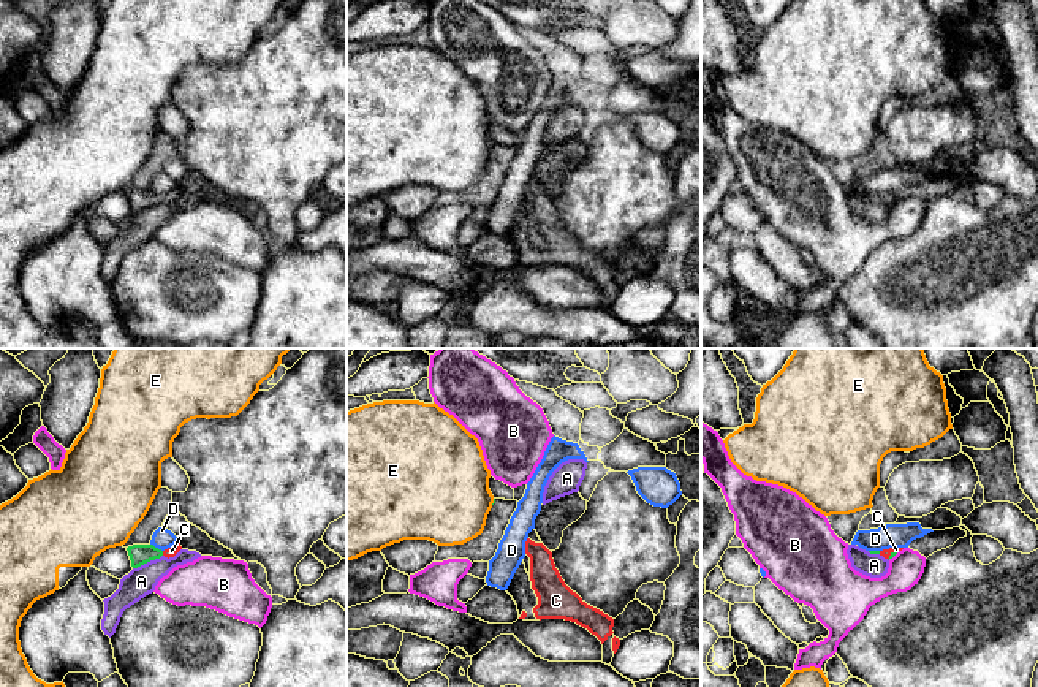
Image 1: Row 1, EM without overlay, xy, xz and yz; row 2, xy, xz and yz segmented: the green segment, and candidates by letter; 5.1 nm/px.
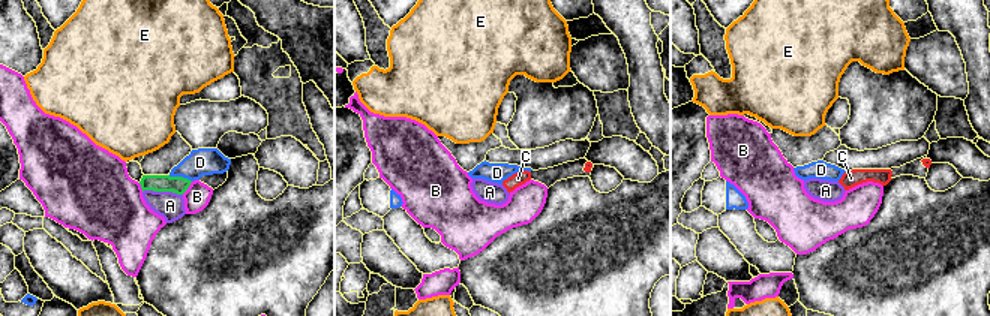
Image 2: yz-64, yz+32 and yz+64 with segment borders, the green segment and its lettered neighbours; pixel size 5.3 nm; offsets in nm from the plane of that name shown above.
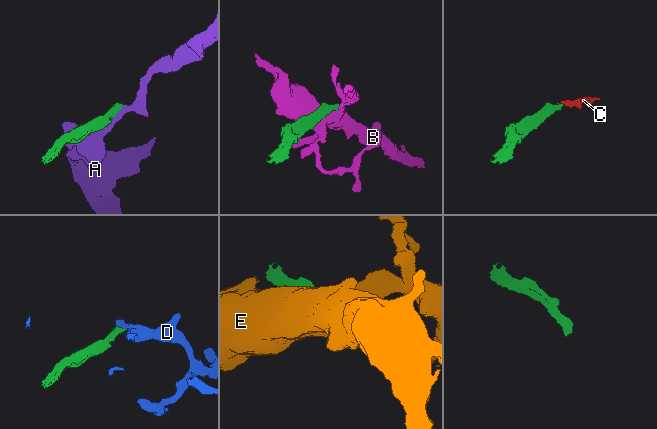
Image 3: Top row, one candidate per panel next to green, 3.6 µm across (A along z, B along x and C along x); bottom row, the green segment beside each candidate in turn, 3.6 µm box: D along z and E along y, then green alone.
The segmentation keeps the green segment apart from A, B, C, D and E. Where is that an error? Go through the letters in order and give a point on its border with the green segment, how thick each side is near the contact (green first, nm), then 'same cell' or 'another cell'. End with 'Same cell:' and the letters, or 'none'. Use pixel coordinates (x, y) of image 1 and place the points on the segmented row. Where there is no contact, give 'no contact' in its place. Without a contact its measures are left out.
A: meets green in xy at (147, 561); 110 nm thick on the green side, 150 nm on the other; another cell
B: meets green in yz at (893, 556); 20 nm thick on the green side, 180 nm on the other; another cell
C: meets green in xy at (162, 553); 110 nm thick on the green side, 50 nm on the other; same cell
D: meets green in xy at (157, 548); 110 nm thick on the green side, 110 nm on the other; another cell
E: meets green in xz at (494, 502); 20 nm thick on the green side, 460 nm on the other; another cell
Same cell: C

